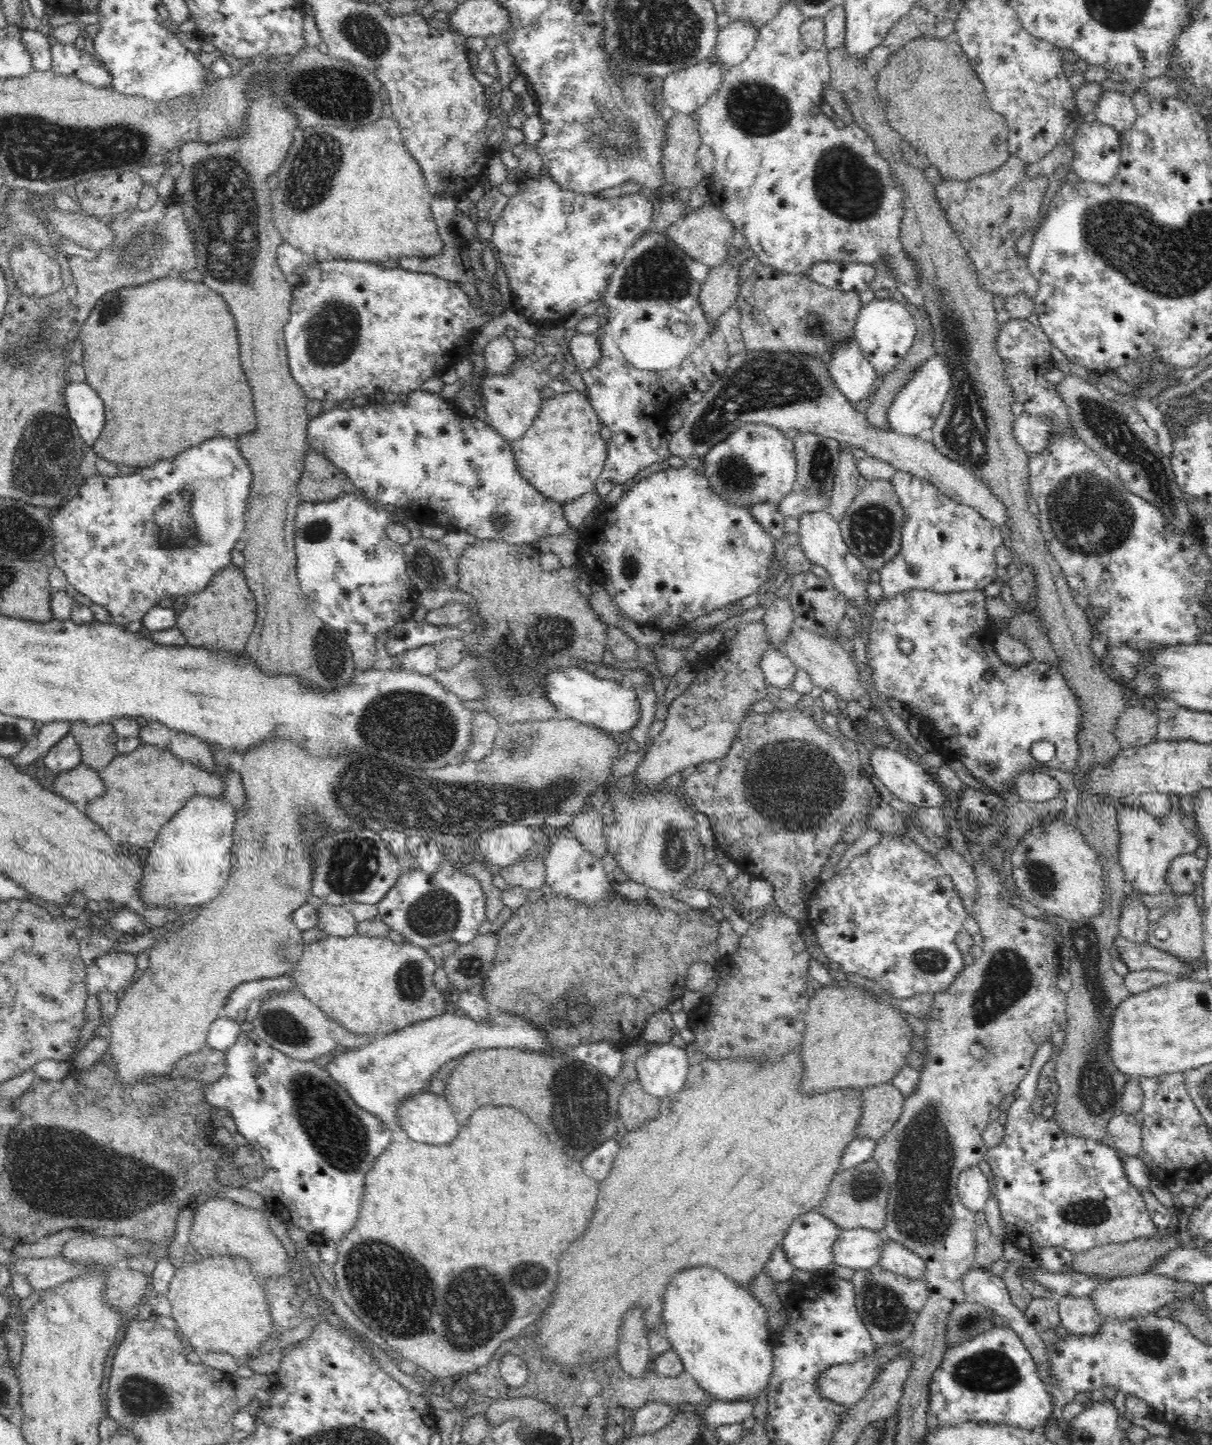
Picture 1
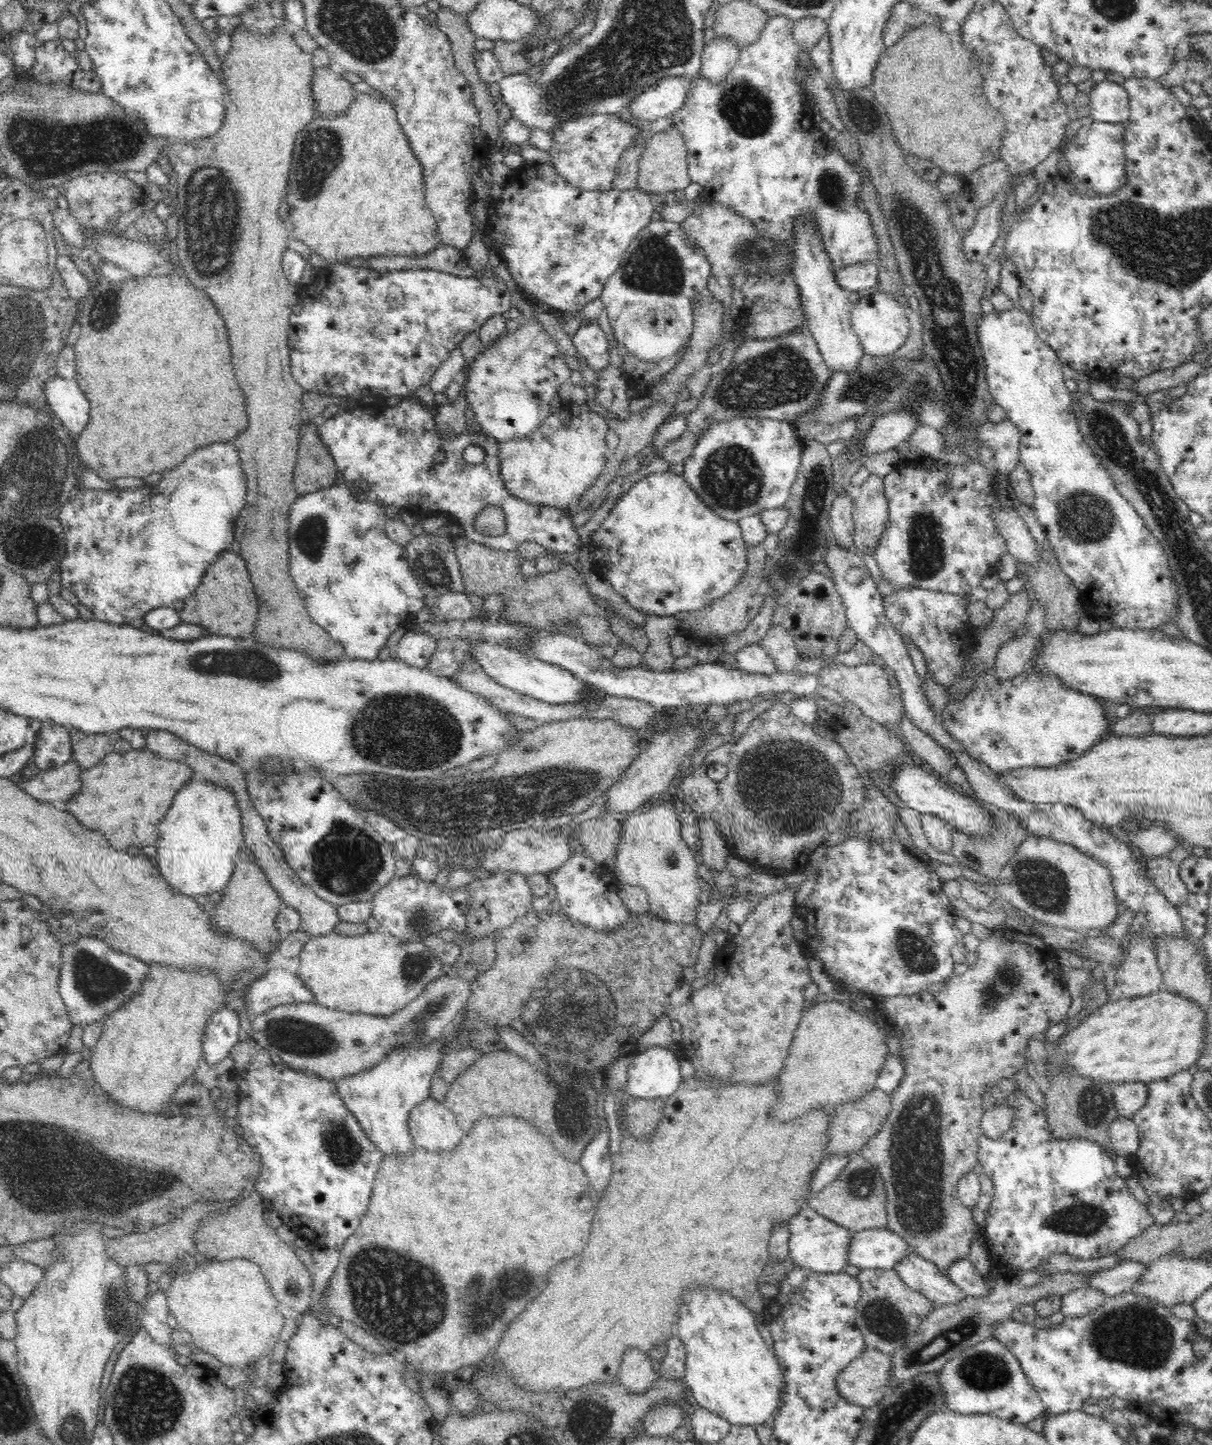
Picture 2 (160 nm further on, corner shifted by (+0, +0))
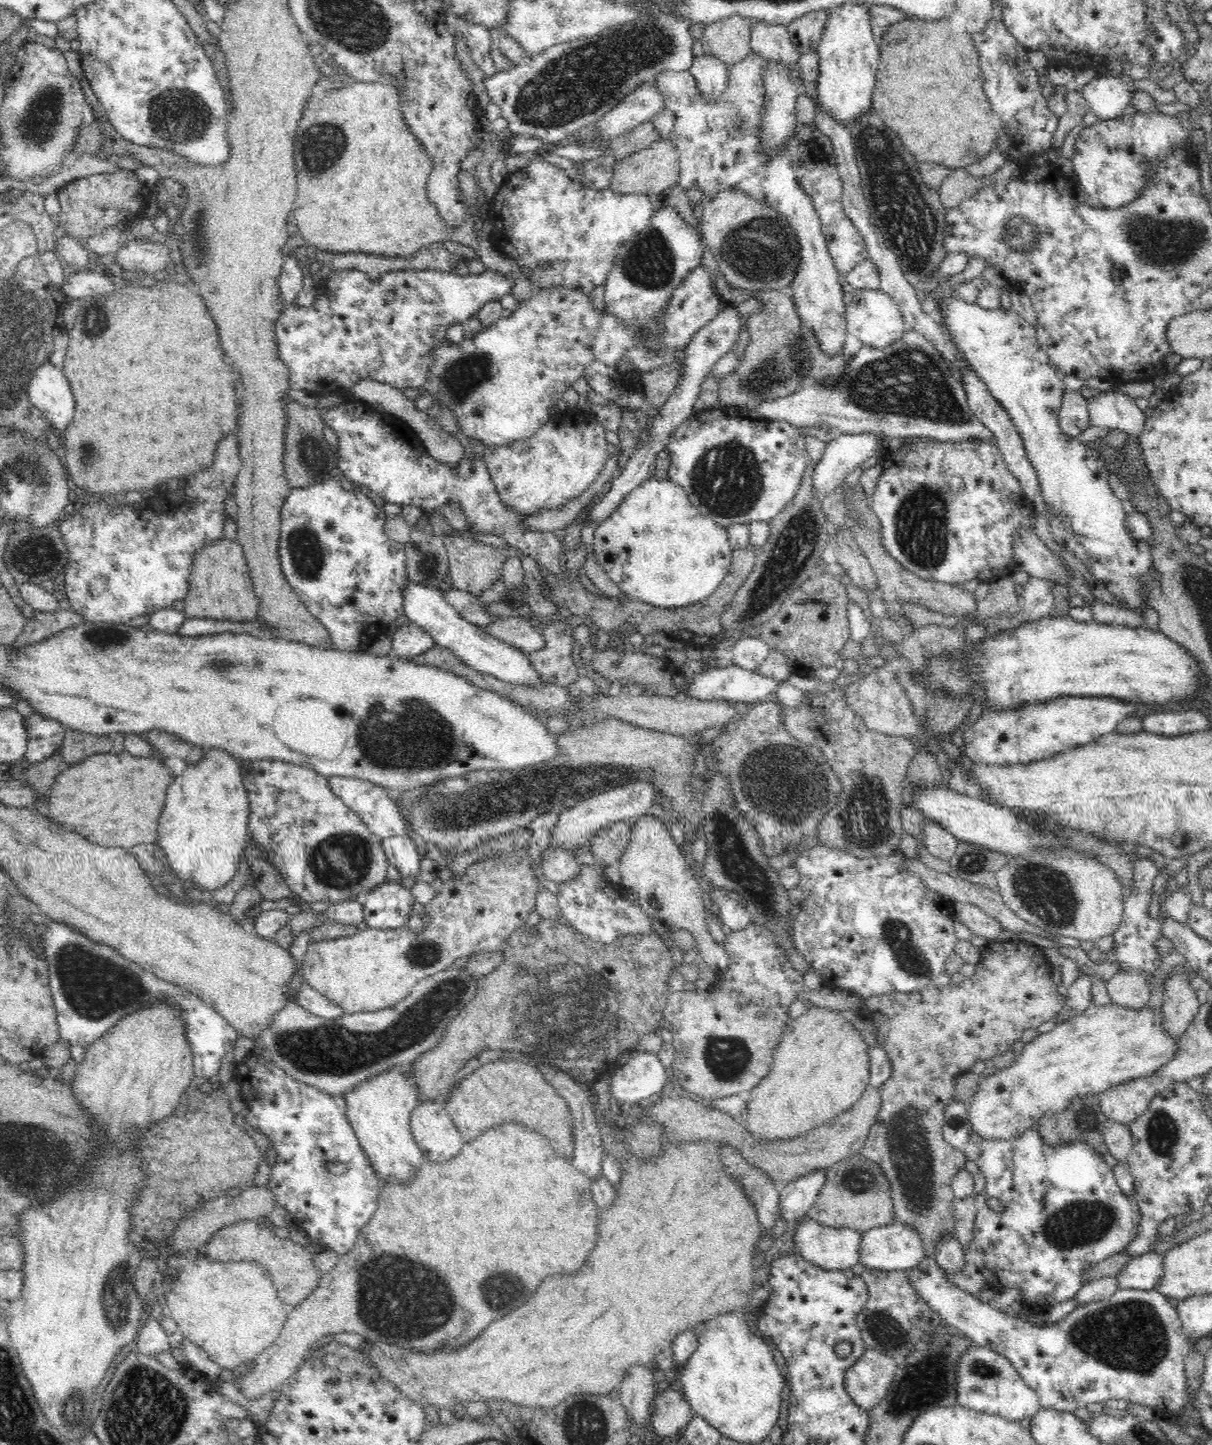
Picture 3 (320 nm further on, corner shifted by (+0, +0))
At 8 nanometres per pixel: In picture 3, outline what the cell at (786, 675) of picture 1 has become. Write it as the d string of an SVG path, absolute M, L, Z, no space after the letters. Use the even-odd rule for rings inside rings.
M758 636L741 637L731 651L734 665L745 668L745 670L757 671L757 668L768 658L771 649L766 641Z

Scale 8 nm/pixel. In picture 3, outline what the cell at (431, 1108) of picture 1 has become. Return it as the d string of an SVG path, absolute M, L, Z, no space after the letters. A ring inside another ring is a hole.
M430 1100L420 1103L412 1111L410 1125L413 1138L422 1150L425 1161L446 1162L446 1160L454 1158L462 1150L460 1132L456 1130L456 1126L445 1109L444 1103L432 1102Z

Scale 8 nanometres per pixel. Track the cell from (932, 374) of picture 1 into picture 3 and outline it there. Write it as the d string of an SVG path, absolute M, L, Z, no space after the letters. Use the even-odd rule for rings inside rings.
M838 434L813 470L811 489L816 498L826 498L844 484L844 478L867 458L878 456L878 447L886 436L881 434Z

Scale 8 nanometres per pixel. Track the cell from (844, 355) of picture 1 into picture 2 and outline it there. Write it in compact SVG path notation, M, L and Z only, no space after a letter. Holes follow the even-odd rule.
M804 214L793 220L794 250L793 269L790 270L802 299L802 313L805 326L813 334L825 363L834 371L856 372L859 360L862 360L863 346L851 327L849 295L836 281L836 268L826 253L816 219L811 214Z

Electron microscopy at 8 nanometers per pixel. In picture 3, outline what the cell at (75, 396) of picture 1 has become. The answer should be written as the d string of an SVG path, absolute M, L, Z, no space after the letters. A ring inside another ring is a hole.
M51 361L44 362L32 373L28 398L44 413L55 432L64 430L70 424L75 410L72 389L66 376Z

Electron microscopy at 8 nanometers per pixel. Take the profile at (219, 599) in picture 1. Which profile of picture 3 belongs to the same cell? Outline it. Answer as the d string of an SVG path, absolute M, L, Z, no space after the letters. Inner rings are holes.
M222 536L195 552L190 567L189 589L184 614L188 619L228 619L253 621L258 616L259 600L253 591L253 580L247 567L242 545Z

